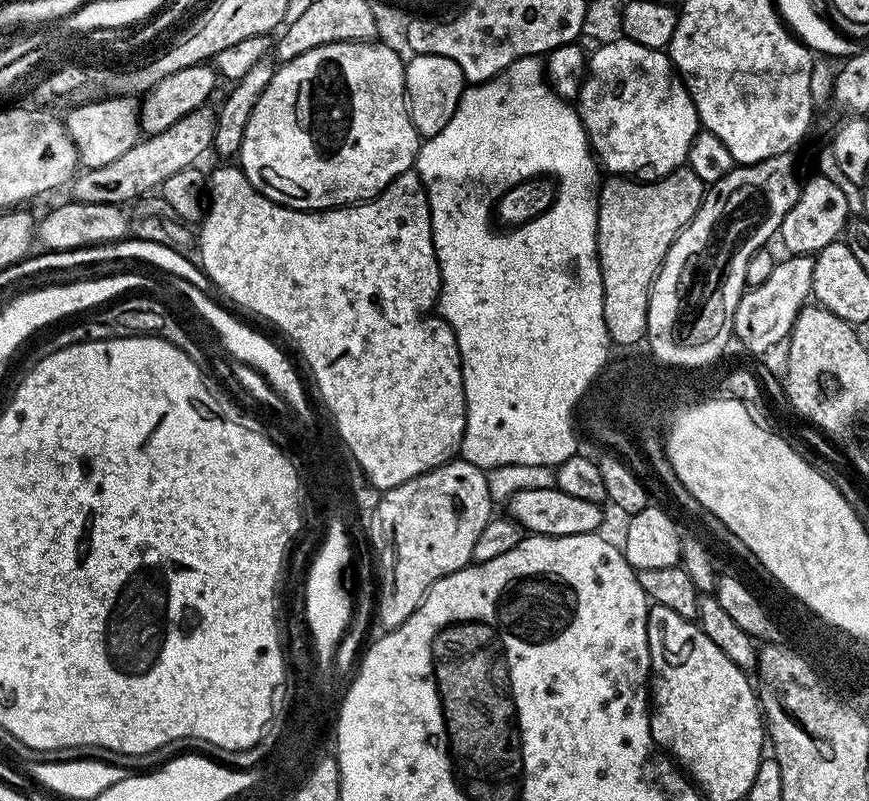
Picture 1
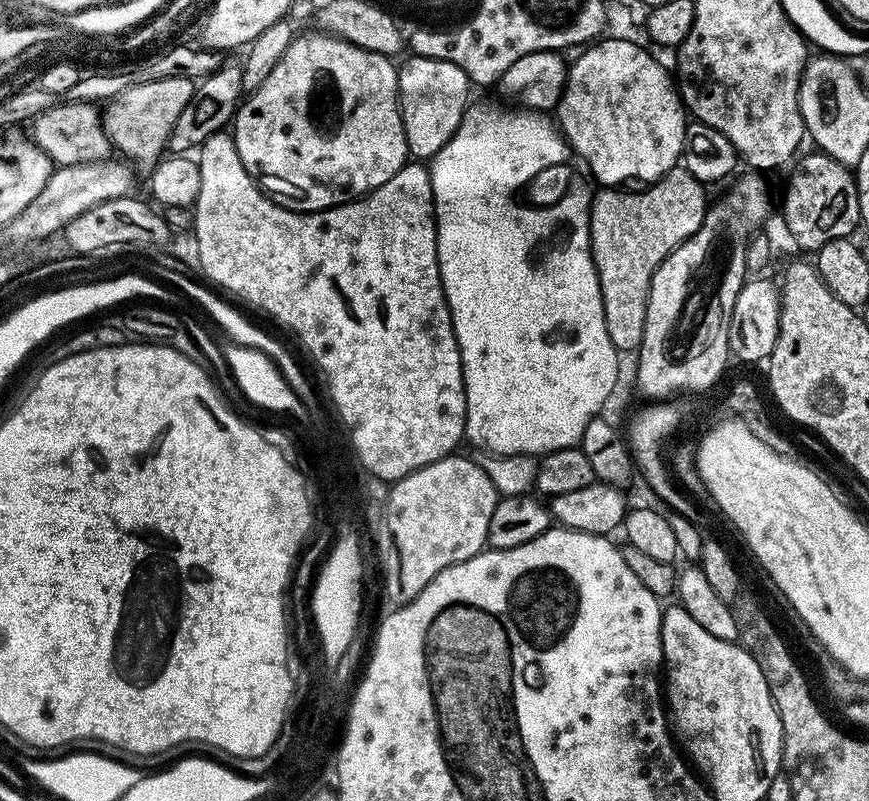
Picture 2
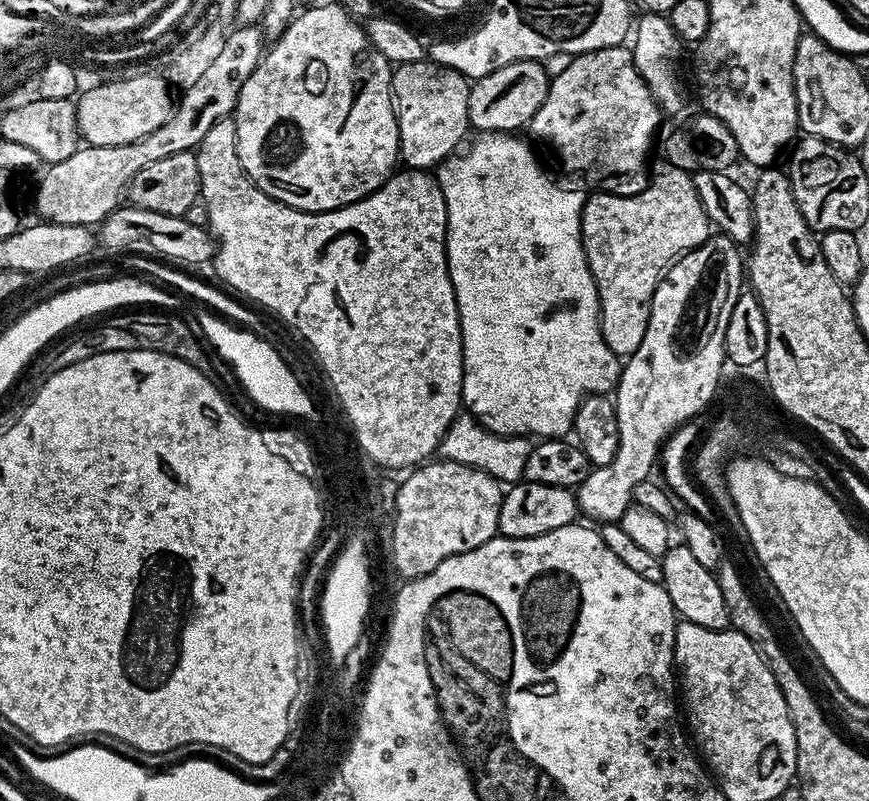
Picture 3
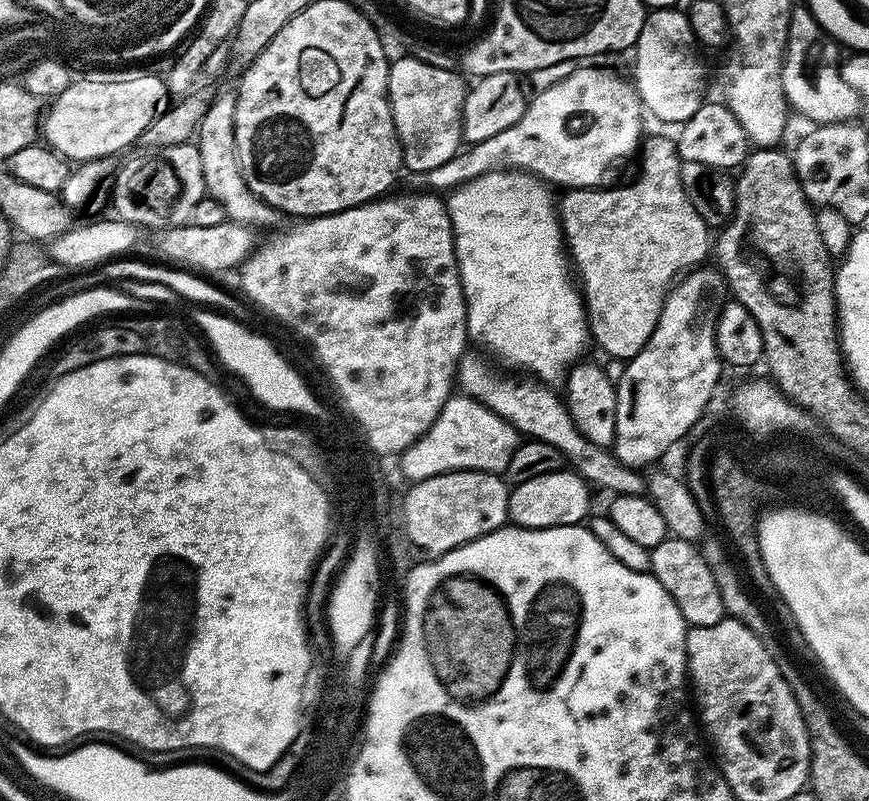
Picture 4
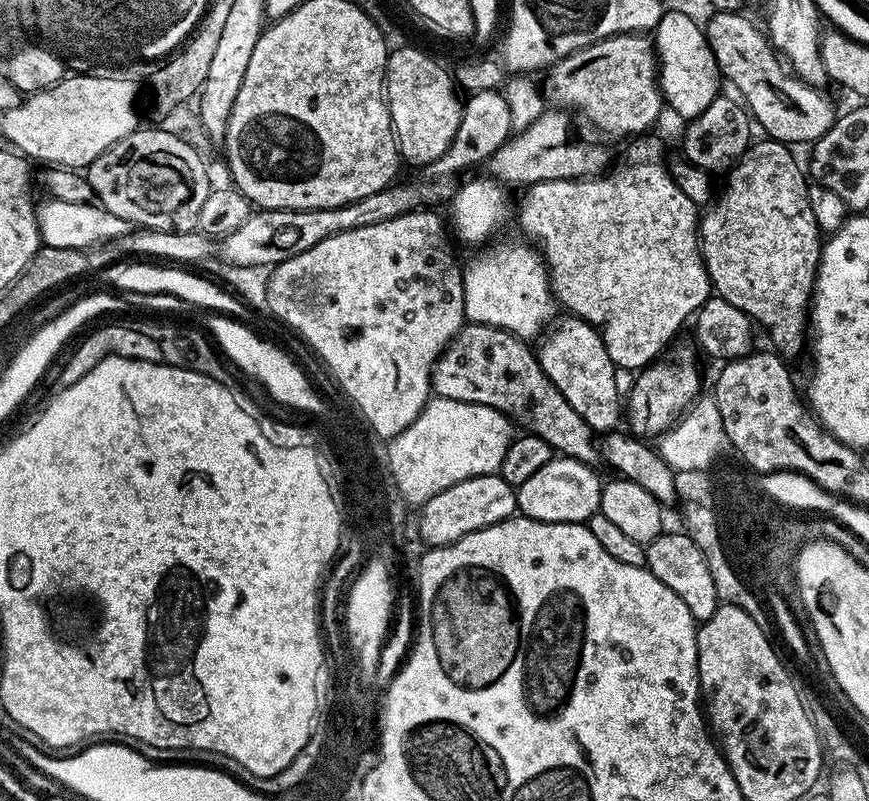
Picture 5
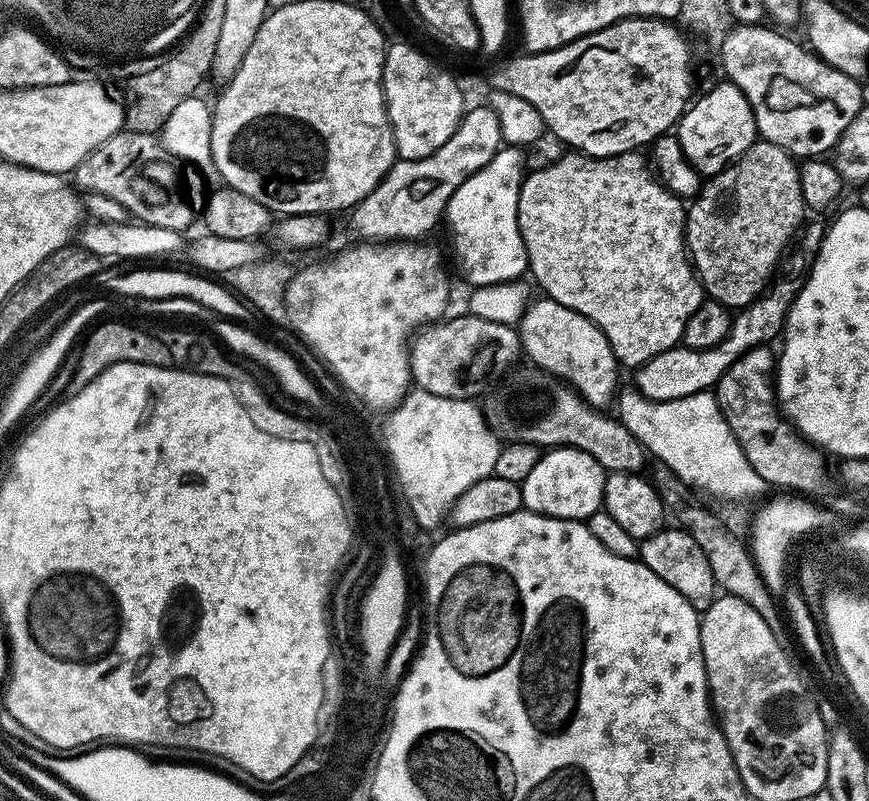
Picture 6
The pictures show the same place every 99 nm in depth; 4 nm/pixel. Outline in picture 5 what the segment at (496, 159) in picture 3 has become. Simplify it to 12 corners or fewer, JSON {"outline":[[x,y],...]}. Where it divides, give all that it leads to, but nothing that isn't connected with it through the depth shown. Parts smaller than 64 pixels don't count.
{"outline":[[531,243],[463,269],[471,323],[535,341],[558,301]]}

